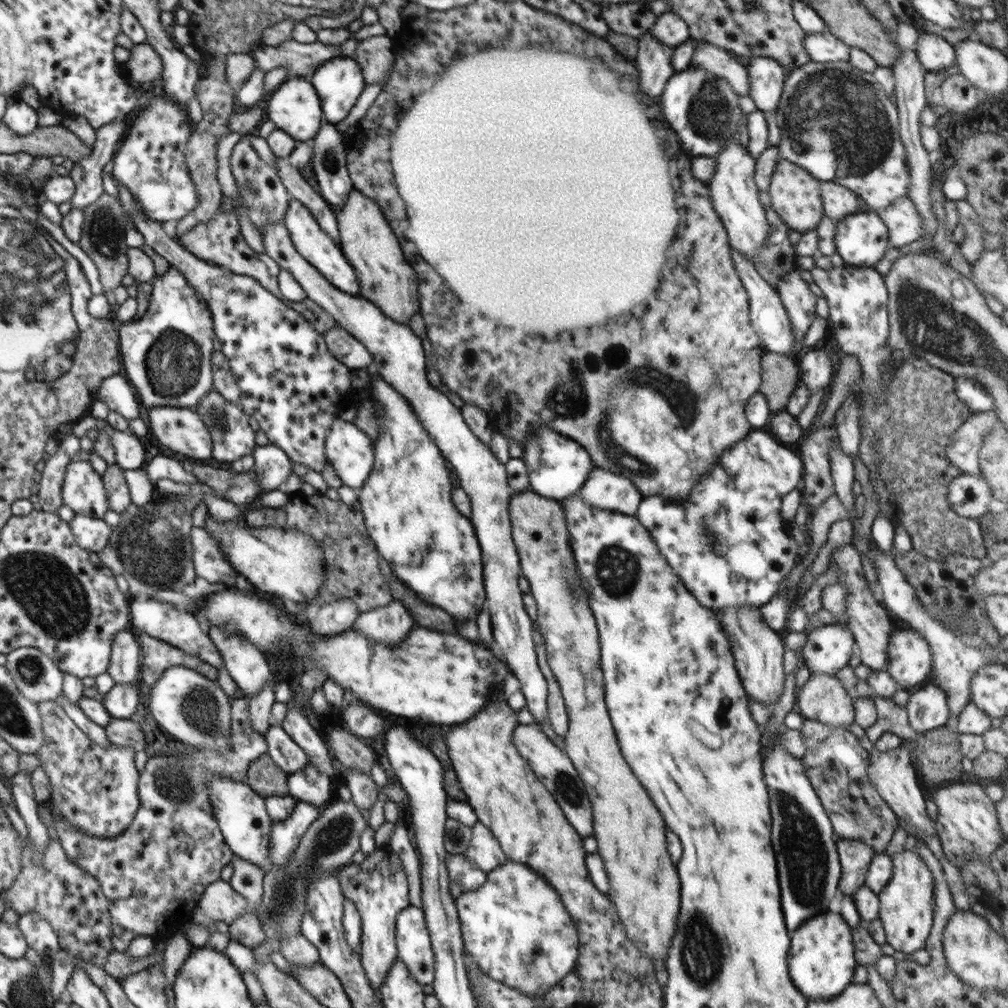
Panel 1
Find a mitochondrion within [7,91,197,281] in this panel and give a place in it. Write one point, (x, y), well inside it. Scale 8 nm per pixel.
(104, 232)

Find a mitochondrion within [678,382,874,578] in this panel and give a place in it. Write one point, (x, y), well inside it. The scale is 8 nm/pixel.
(713, 543)

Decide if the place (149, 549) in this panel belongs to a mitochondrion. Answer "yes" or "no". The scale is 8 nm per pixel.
yes

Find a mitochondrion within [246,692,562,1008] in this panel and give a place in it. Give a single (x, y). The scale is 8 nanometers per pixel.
(334, 836)

